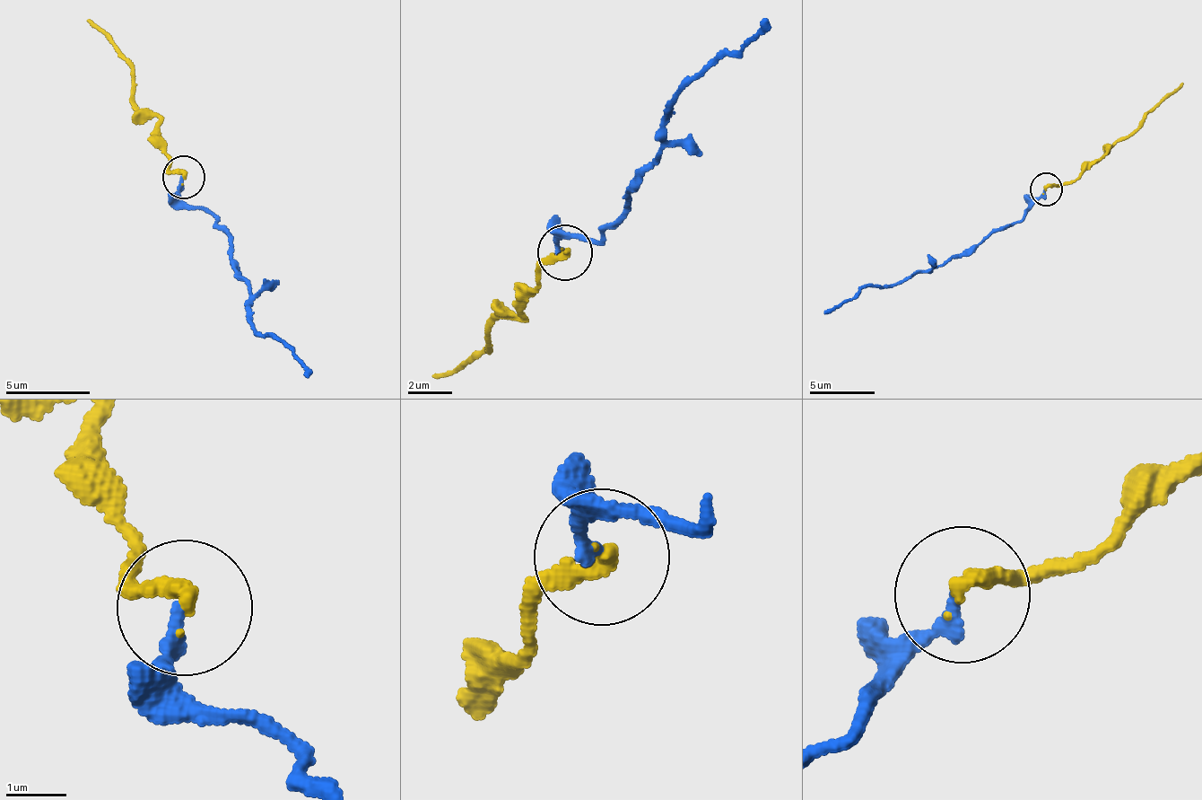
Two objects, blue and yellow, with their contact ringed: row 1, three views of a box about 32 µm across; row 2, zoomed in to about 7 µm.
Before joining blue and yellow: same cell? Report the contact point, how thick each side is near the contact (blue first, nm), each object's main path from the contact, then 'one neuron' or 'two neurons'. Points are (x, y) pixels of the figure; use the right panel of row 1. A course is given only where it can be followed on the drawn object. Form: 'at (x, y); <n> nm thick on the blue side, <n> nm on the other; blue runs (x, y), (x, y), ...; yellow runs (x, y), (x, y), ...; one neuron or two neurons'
at (1046, 189); 220 nm thick on the blue side, 300 nm on the other; blue runs (1044, 189), (1024, 209), (1018, 221), (1001, 225), (939, 268), (917, 270), (895, 285), (860, 290), (823, 313); yellow runs (1047, 189), (1065, 180), (1074, 181), (1183, 81); one neuron

